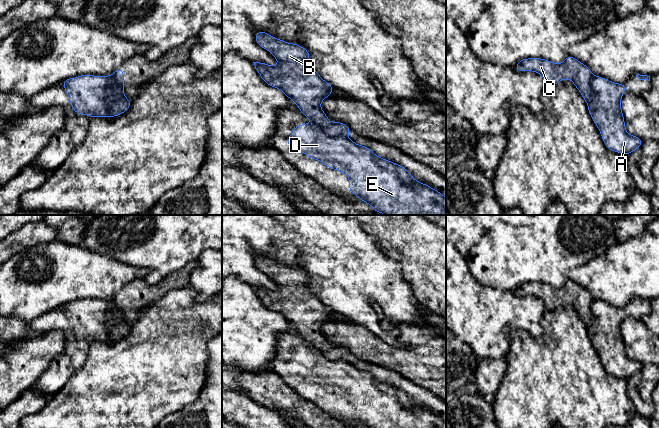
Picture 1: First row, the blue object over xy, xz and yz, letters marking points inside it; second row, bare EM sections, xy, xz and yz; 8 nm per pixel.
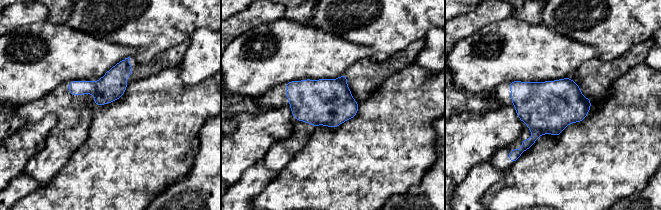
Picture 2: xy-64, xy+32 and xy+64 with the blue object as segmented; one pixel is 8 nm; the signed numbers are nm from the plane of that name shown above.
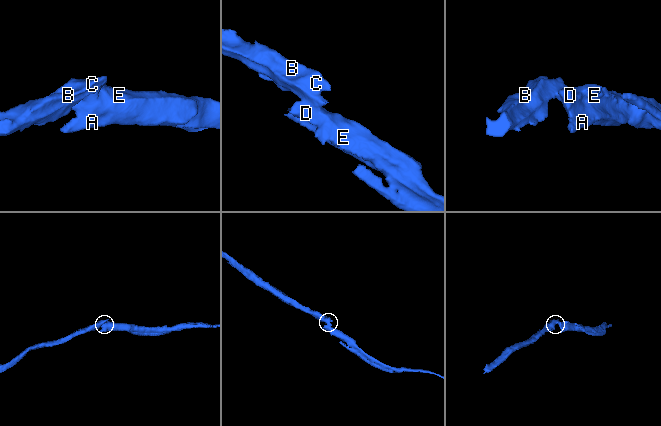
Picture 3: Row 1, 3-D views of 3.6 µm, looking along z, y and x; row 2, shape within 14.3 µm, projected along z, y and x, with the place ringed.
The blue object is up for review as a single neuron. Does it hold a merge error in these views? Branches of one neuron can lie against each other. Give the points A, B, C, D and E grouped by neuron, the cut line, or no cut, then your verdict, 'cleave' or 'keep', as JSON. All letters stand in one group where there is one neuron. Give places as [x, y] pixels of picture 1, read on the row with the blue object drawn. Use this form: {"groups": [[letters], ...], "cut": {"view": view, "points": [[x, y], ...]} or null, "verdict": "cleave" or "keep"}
{"groups": [["A", "D", "E"], ["B", "C"]], "cut": {"view": "xz", "points": [[314, 122], [329, 135], [342, 135], [347, 138]]}, "verdict": "cleave"}

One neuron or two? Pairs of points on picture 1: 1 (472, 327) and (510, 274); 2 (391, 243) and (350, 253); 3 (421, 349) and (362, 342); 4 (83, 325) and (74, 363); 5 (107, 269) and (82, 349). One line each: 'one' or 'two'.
1: two
2: two
3: one
4: one
5: two

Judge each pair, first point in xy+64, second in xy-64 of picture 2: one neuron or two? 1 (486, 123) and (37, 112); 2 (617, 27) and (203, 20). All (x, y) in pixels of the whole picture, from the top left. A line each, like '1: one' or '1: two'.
1: two
2: one

